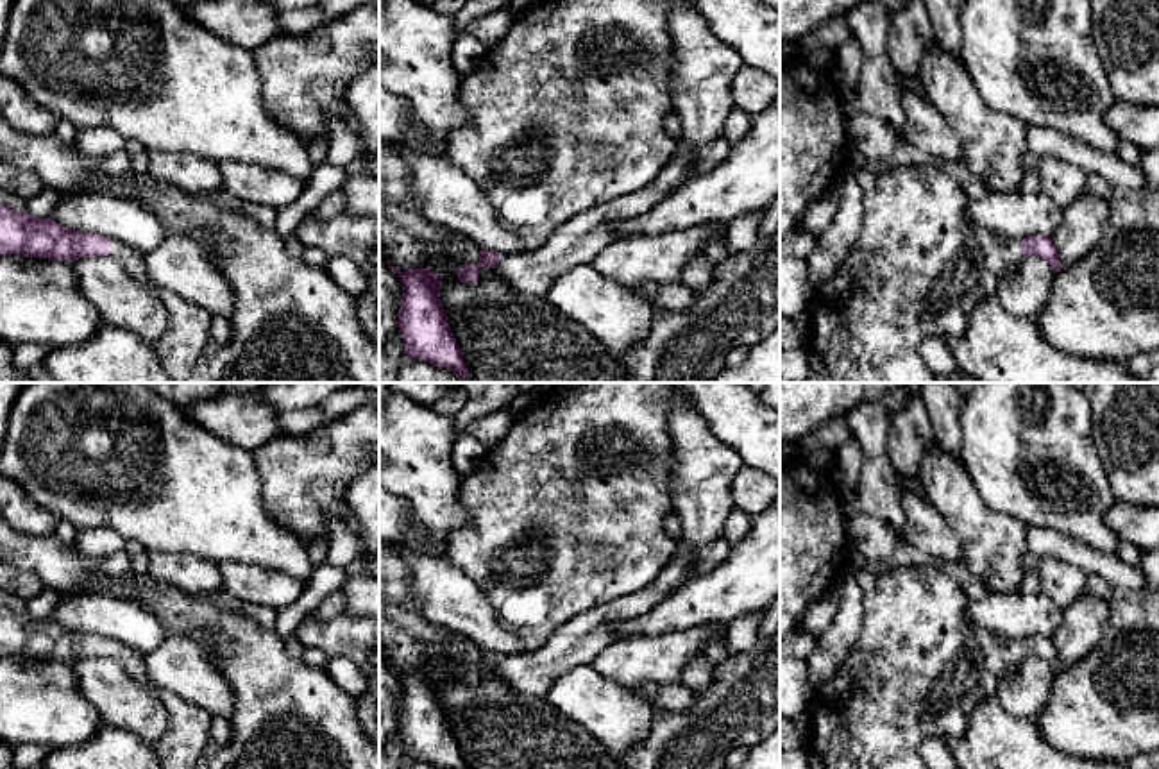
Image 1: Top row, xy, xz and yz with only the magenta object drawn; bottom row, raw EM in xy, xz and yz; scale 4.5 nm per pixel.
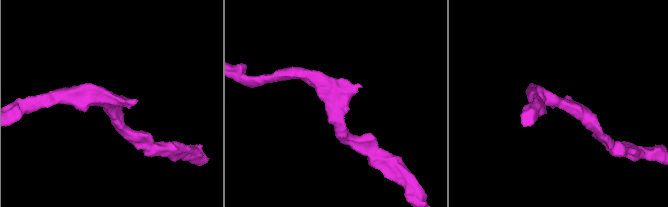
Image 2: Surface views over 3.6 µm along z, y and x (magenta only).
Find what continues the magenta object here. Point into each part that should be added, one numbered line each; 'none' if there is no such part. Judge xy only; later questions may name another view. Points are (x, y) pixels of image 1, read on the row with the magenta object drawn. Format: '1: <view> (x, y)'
1: xy (188, 331)

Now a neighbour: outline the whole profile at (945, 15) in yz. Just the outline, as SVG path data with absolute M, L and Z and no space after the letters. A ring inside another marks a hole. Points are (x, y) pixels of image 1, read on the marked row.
M925 0L925 4L932 23L932 38L944 52L959 57L962 38L962 0Z

